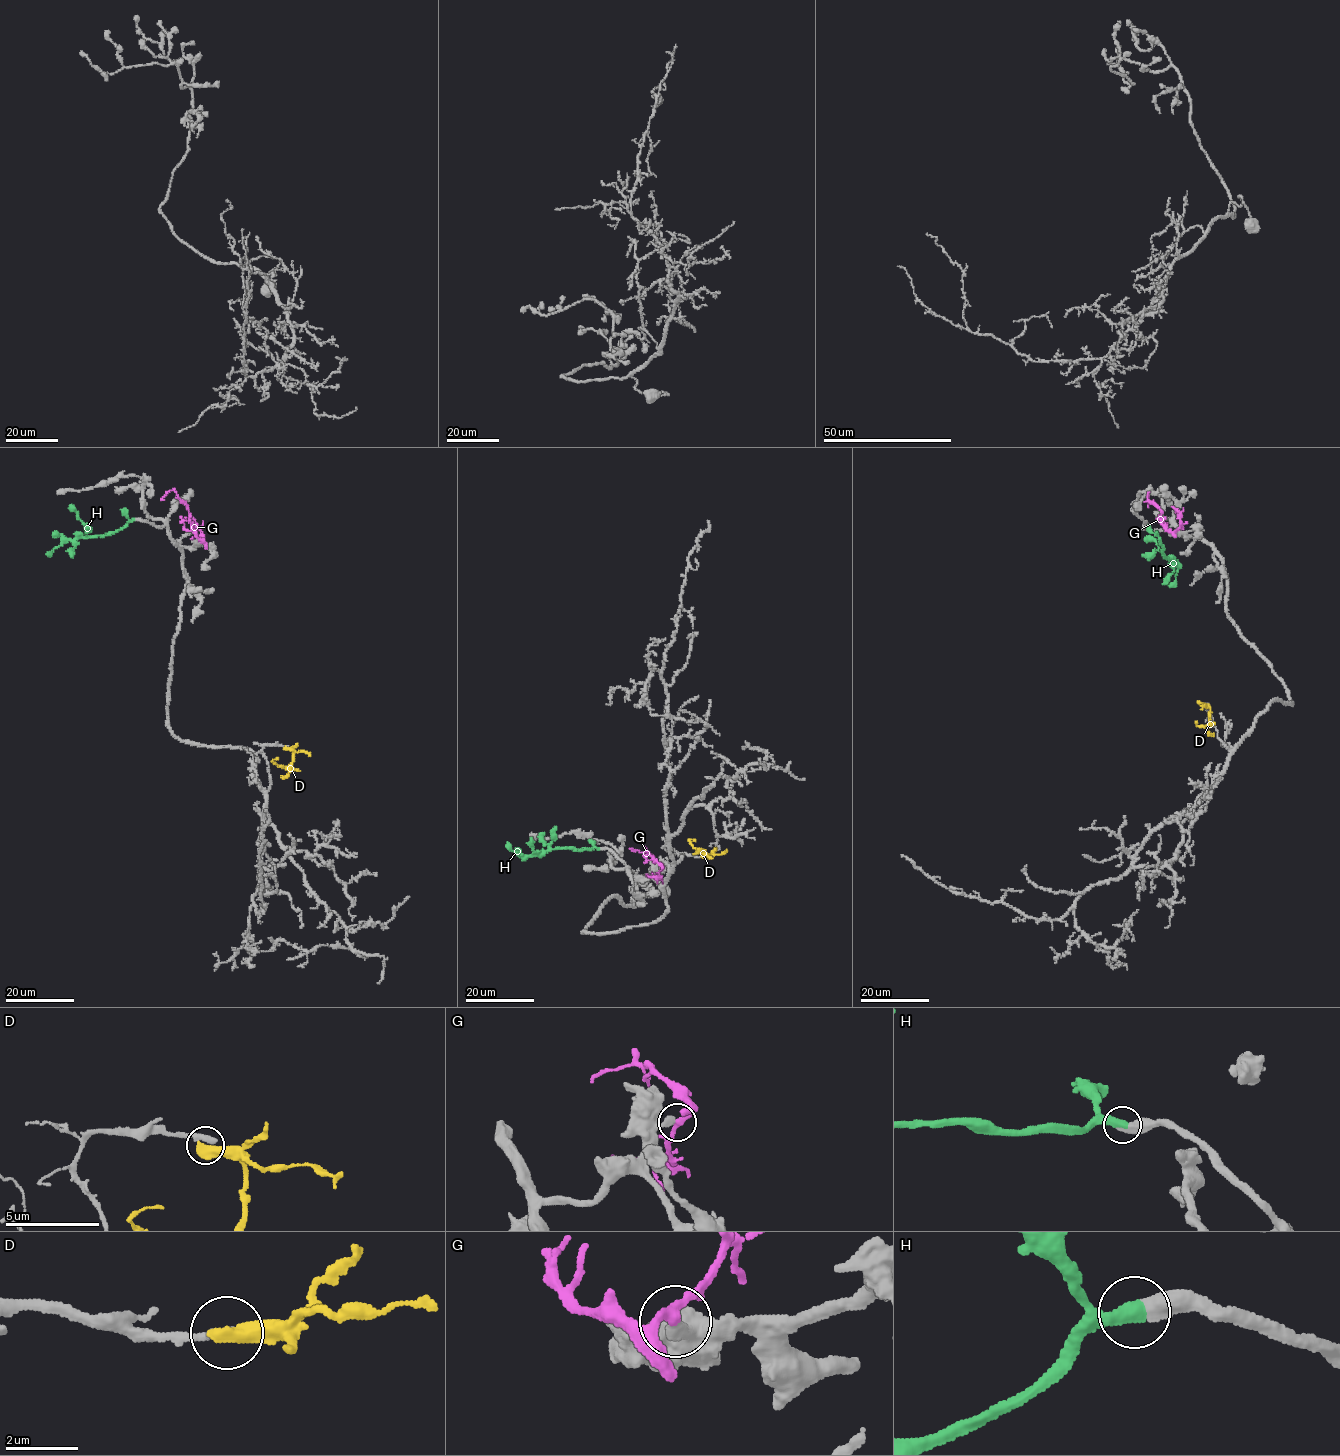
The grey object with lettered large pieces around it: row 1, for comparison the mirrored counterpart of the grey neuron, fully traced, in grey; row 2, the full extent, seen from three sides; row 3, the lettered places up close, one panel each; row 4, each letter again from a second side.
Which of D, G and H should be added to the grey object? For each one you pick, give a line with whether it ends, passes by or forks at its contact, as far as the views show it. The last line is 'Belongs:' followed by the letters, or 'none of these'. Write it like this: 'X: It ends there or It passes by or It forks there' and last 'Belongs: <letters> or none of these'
H: It ends there
Belongs: H

